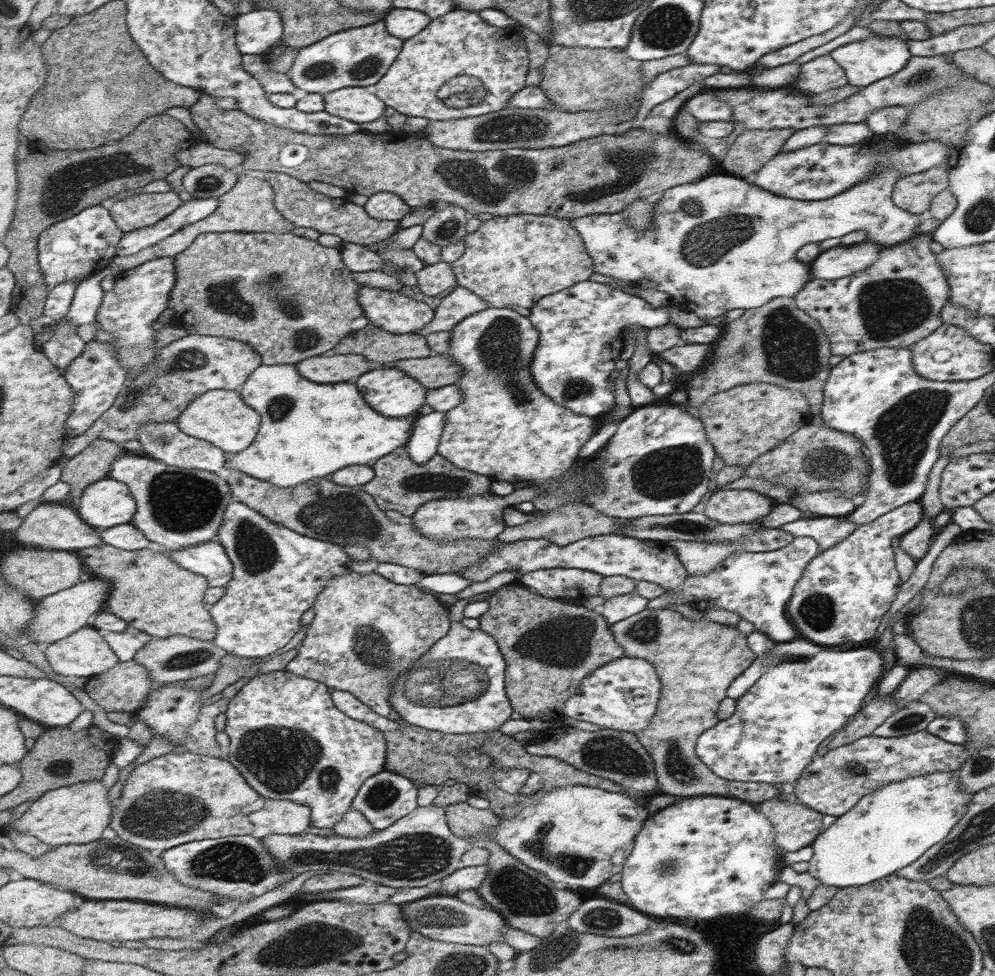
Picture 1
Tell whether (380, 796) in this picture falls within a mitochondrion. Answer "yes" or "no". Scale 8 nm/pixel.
yes

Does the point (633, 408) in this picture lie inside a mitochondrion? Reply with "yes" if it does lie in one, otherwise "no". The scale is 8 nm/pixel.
no

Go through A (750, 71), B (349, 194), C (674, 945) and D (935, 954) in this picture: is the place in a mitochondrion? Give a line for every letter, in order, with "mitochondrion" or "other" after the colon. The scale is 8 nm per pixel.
A: other
B: other
C: mitochondrion
D: mitochondrion

